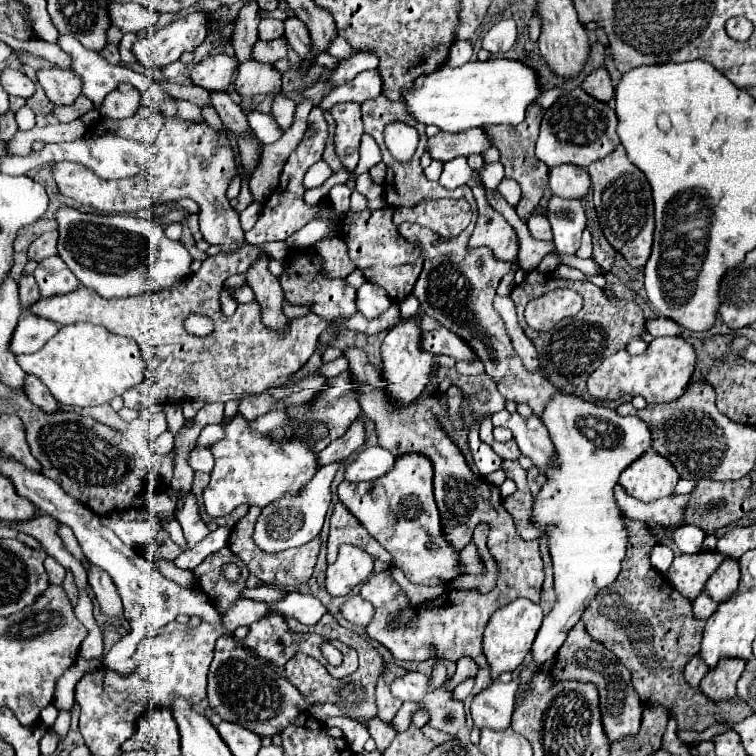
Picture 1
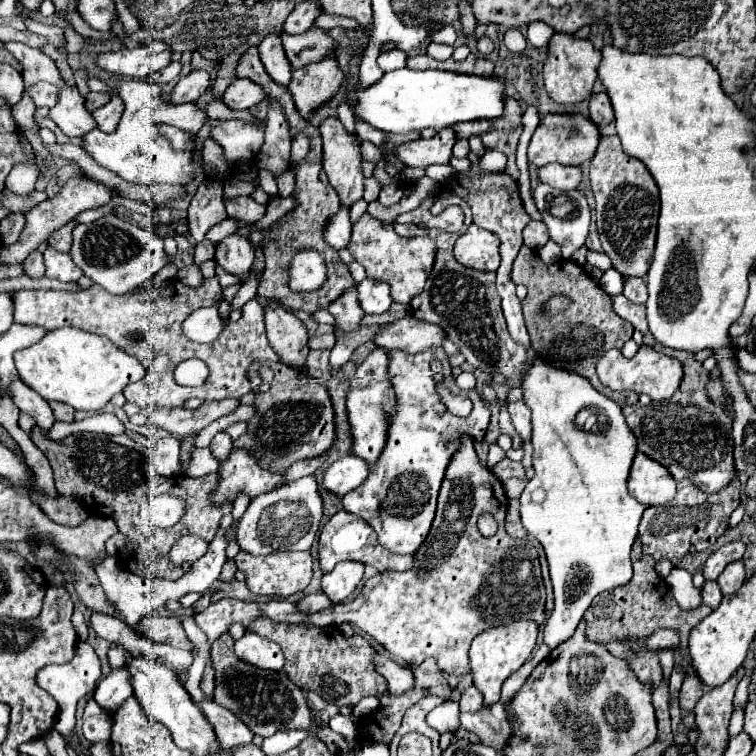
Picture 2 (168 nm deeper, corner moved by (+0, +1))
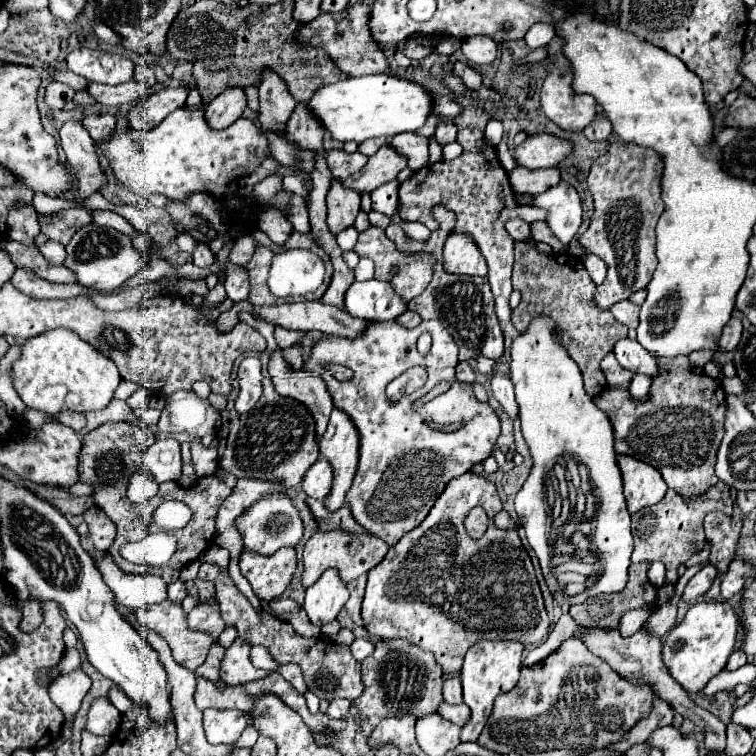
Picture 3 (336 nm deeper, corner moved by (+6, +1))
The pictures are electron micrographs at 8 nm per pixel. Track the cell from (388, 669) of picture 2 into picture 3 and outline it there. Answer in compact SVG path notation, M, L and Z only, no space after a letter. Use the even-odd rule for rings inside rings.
M356 637L350 651L352 651L354 659L358 659L362 663L366 657L370 657L374 653L374 643L370 643L370 639L366 639L366 637Z

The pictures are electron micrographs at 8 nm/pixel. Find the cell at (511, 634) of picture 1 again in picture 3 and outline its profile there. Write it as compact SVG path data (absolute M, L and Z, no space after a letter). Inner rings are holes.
M478 641L464 655L464 665L460 669L460 679L464 687L464 703L472 709L472 719L462 727L460 741L476 741L482 733L486 719L492 713L492 705L496 695L510 691L520 677L522 669L522 651L524 645L518 641Z

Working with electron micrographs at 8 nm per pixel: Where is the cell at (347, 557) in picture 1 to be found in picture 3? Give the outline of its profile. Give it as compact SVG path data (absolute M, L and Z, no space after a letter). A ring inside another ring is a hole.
M326 569L322 577L308 587L302 607L310 615L312 623L324 625L336 619L346 601L348 601L348 585L342 583L338 571Z

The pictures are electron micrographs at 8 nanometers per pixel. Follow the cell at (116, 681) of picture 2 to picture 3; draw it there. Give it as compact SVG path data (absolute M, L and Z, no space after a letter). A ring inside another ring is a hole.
M96 697L88 711L86 729L94 735L114 735L120 725L120 711L110 703L108 697Z

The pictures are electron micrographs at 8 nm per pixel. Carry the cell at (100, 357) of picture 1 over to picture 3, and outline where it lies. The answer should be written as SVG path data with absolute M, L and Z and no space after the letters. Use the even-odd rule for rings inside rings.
M52 329L38 337L32 337L22 347L22 357L14 363L14 389L20 399L30 407L56 415L64 409L76 413L88 413L106 407L110 403L120 373L100 351L94 351L90 343L78 339L74 331Z

